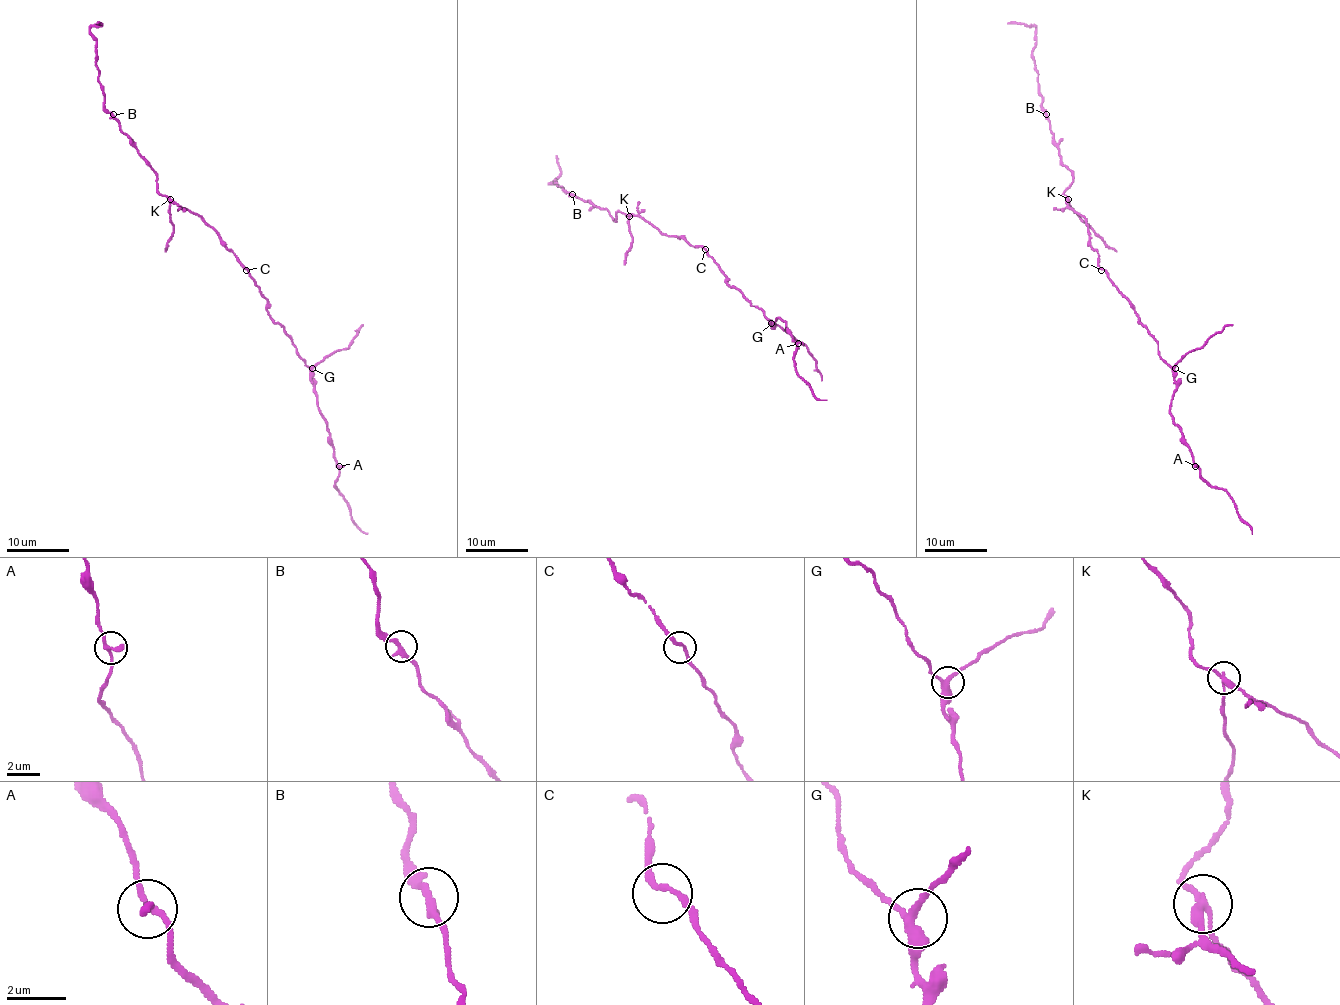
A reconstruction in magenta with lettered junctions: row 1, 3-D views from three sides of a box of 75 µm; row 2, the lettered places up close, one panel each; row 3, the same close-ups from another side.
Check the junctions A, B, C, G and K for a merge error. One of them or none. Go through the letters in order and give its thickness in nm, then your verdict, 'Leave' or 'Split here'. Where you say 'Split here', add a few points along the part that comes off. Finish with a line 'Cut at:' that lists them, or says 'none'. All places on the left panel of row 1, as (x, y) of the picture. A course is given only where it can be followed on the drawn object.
A: Thickness 280 nm. Leave
B: Thickness 280 nm. Leave
C: Thickness 180 nm. Leave
G: Thickness 300 nm. Leave
K: Thickness 240 nm. Split here. Course of the part to remove: (169, 199), (172, 237), (164, 251)
Cut at: K

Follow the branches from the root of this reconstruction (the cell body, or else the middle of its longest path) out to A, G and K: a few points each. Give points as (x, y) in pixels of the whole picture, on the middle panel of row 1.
A: (705, 249), (725, 274), (727, 283), (738, 288), (772, 324), (777, 318), (782, 319), (798, 343)
G: (705, 249), (725, 274), (727, 283), (738, 288), (771, 323)
K: (705, 249), (691, 246), (678, 236), (663, 235), (638, 216), (628, 216)

